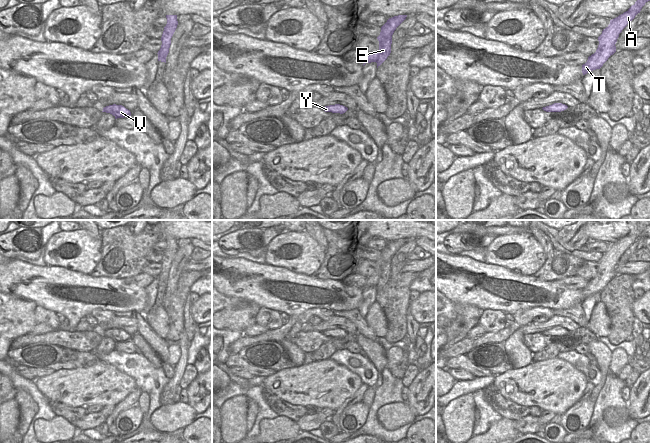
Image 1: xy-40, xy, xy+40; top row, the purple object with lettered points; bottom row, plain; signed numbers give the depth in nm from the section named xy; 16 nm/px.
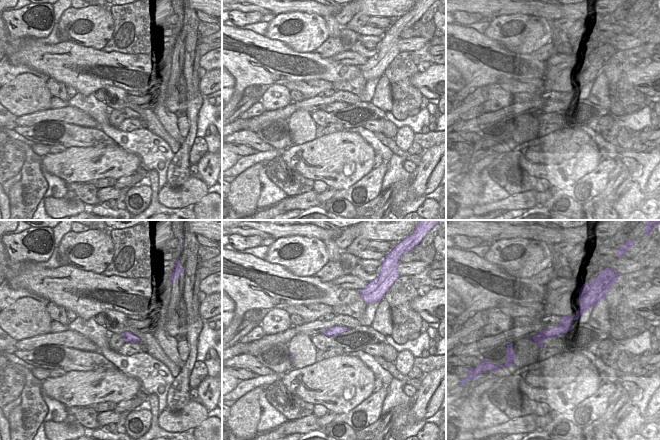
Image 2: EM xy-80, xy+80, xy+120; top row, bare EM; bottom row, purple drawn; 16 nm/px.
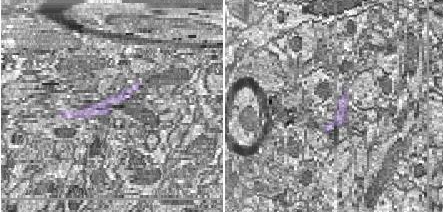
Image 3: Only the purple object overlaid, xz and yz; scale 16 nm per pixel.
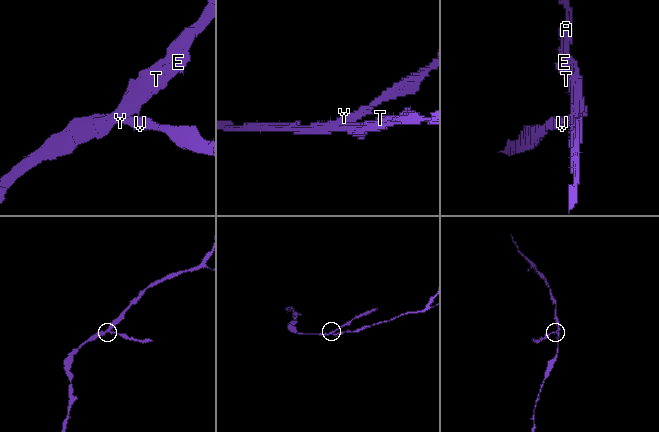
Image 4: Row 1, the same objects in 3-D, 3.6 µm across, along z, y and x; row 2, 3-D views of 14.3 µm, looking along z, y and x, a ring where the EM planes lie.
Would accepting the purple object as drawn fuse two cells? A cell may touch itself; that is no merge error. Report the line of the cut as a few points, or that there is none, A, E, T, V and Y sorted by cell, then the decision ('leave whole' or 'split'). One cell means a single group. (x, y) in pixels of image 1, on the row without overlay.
xy (334, 329), (338, 336) | A E T Y / V | split

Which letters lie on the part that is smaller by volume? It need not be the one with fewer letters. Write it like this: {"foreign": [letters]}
{"foreign": ["V"]}

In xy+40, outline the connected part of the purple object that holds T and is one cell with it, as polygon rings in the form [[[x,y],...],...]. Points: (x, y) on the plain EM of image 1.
[[[637,220],[637,225],[626,236],[610,244],[610,248],[603,253],[598,261],[599,269],[594,278],[588,281],[582,289],[583,299],[590,295],[600,293],[608,282],[616,276],[616,266],[619,258],[640,237],[646,226],[650,225],[650,220]]]

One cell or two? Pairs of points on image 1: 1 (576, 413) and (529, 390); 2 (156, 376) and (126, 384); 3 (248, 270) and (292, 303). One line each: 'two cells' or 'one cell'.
1: two cells
2: two cells
3: one cell

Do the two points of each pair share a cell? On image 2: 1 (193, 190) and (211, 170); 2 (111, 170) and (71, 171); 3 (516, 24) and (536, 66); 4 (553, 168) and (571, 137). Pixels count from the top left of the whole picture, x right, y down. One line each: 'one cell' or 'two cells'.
1: two cells
2: one cell
3: two cells
4: one cell

